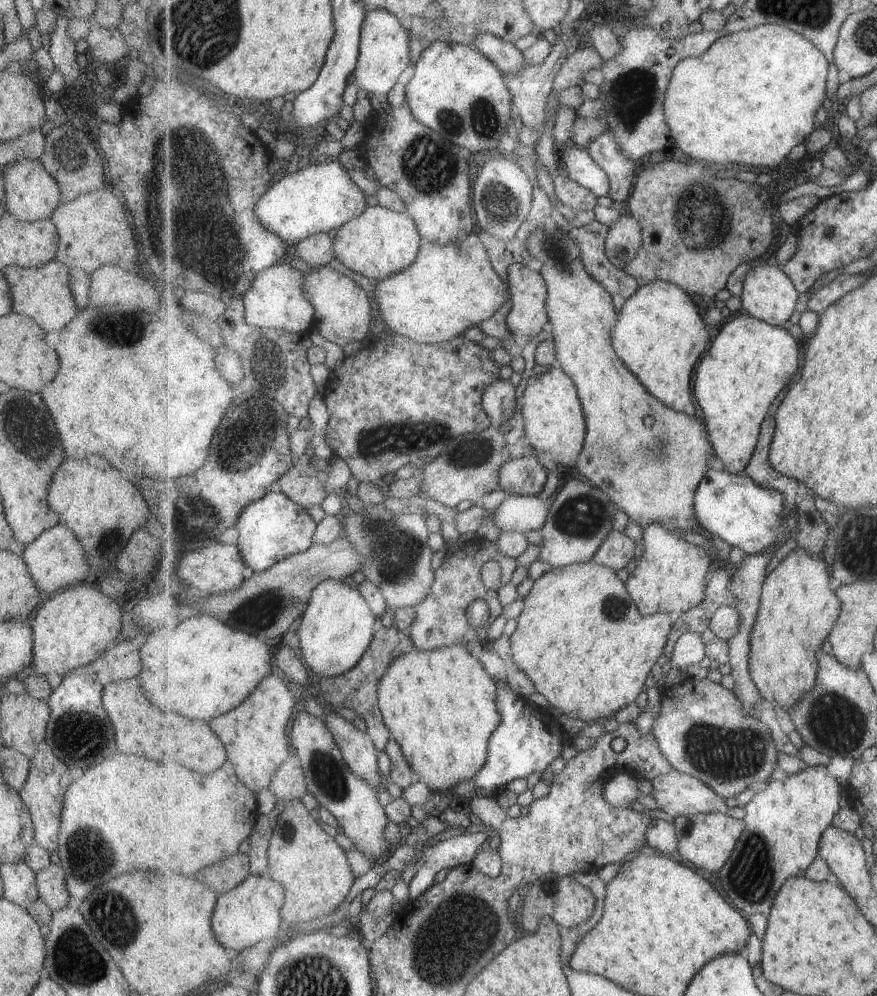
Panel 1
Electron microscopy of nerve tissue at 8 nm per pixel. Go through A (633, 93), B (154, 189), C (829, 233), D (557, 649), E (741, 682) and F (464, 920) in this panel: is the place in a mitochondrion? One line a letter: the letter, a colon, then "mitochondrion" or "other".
A: mitochondrion
B: mitochondrion
C: mitochondrion
D: other
E: other
F: mitochondrion

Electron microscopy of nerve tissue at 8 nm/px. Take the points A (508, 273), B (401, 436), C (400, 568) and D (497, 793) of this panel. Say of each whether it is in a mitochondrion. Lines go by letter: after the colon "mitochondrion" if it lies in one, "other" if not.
A: other
B: mitochondrion
C: mitochondrion
D: other

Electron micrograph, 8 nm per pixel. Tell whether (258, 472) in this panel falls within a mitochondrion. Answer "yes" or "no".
no

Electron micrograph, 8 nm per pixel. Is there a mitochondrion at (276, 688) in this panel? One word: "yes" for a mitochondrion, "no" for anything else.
no

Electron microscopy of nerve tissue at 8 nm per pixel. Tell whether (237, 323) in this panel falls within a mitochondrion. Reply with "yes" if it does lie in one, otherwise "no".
no

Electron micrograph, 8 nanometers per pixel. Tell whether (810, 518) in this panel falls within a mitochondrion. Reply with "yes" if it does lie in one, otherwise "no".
no

